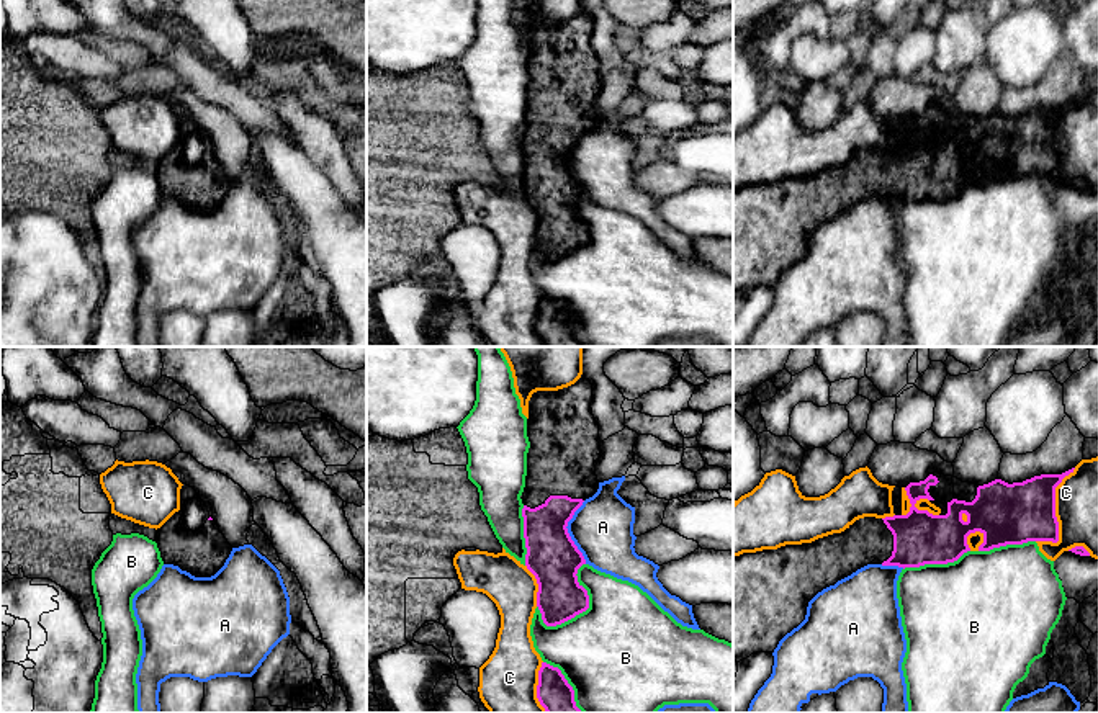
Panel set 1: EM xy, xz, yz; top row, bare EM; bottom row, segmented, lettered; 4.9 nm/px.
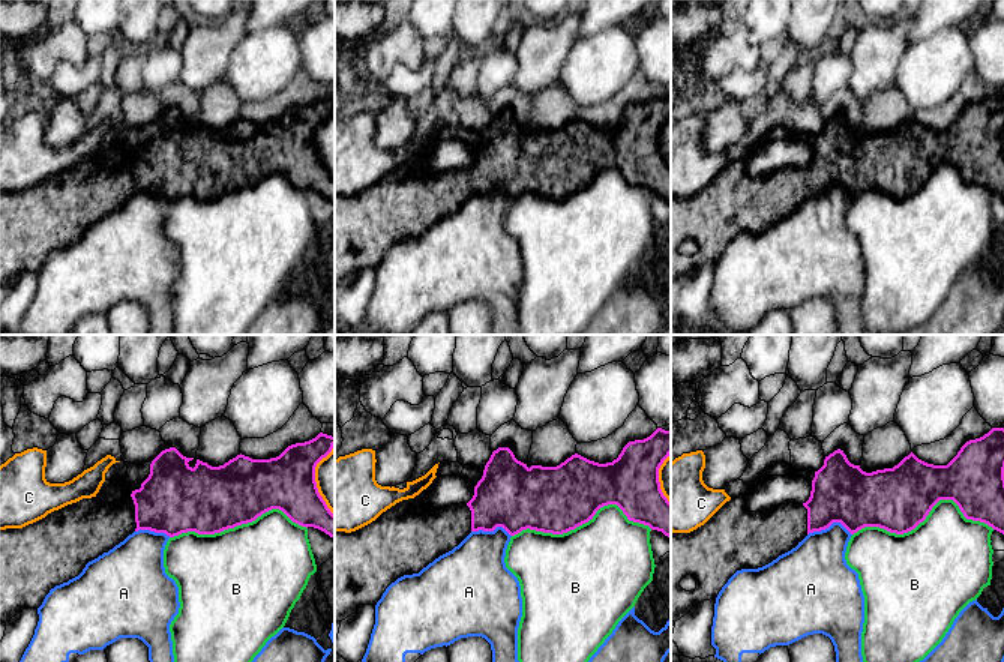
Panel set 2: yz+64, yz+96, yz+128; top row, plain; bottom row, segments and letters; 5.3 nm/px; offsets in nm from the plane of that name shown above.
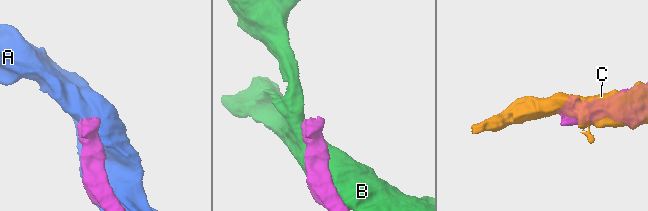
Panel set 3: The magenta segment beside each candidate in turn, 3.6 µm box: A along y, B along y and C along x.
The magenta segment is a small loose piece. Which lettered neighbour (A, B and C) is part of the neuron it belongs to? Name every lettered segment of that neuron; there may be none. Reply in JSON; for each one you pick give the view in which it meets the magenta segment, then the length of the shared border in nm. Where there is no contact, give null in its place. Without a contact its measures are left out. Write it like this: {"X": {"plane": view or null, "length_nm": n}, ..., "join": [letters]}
{"join": []}

